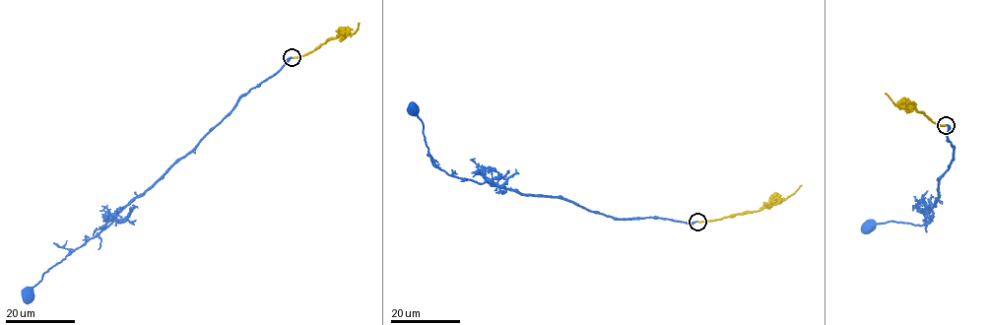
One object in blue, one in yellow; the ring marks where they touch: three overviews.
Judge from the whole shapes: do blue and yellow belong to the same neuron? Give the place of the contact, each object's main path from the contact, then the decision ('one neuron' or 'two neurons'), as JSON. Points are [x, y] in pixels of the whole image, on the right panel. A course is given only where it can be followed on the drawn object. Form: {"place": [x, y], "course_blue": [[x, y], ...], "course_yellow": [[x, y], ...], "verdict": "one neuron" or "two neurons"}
{"place": [946, 125], "course_blue": [[946, 125], [954, 160], [938, 180], [939, 195], [931, 209], [931, 222], [923, 225], [890, 221], [869, 226]], "course_yellow": [[946, 125], [935, 123], [913, 107], [896, 105], [885, 93]], "verdict": "one neuron"}

